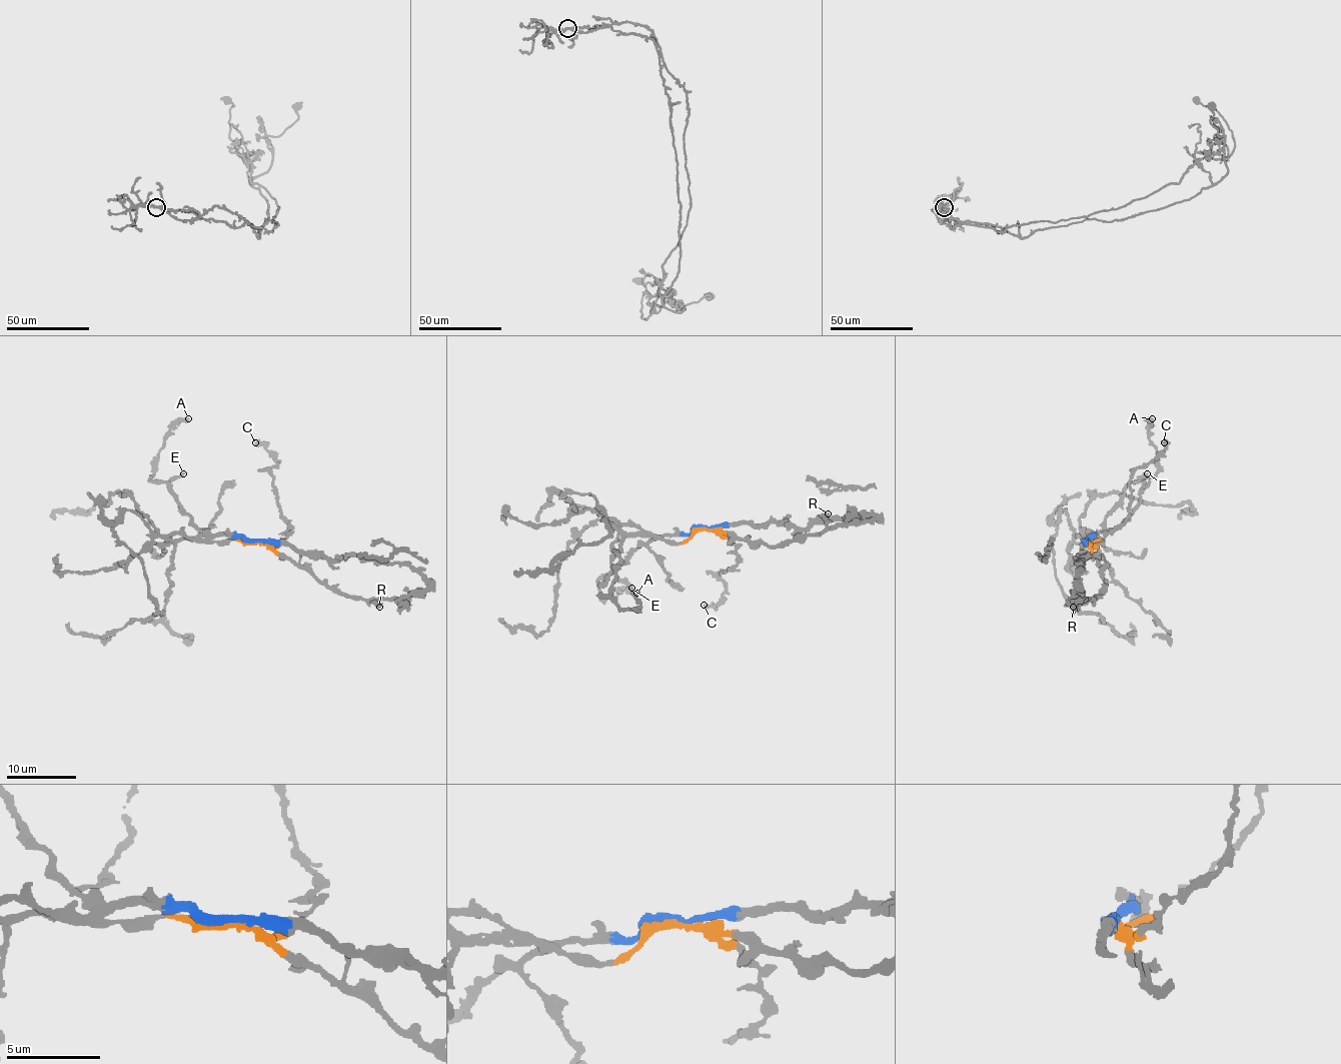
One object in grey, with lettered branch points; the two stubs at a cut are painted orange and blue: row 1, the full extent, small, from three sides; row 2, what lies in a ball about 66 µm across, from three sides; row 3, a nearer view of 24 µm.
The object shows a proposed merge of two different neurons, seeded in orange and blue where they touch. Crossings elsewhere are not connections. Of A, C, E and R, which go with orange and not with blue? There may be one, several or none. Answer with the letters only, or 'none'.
C, R

